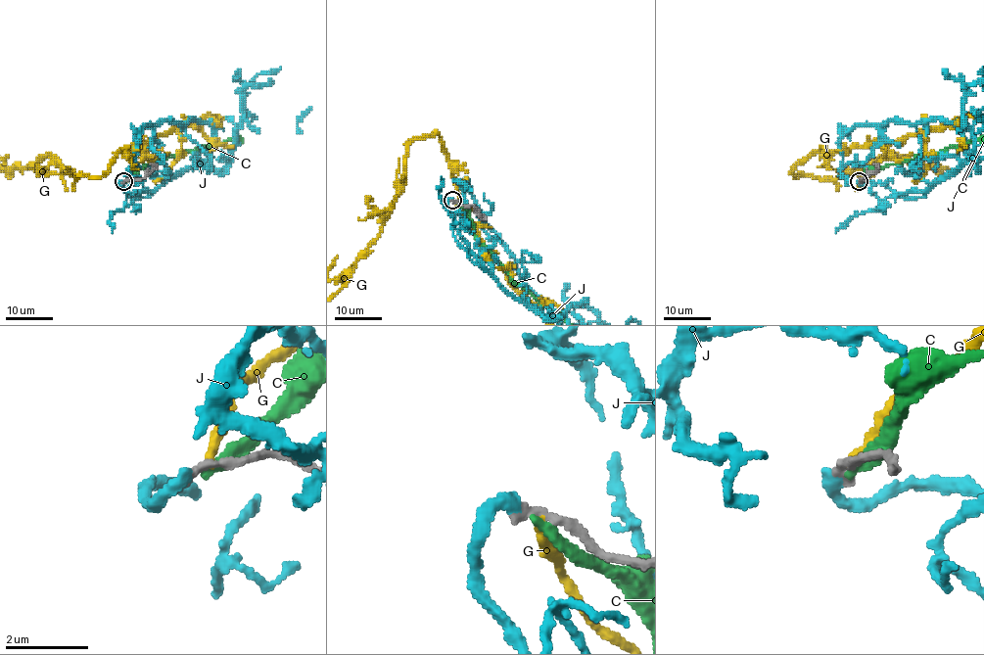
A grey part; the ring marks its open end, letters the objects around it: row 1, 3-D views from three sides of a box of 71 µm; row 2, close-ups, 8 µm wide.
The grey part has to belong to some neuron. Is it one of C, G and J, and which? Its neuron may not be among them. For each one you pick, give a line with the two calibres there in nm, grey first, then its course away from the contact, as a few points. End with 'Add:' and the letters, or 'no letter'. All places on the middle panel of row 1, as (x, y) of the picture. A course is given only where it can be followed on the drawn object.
J: Thickness 240 nm (grey) against 320 nm
Add: J

